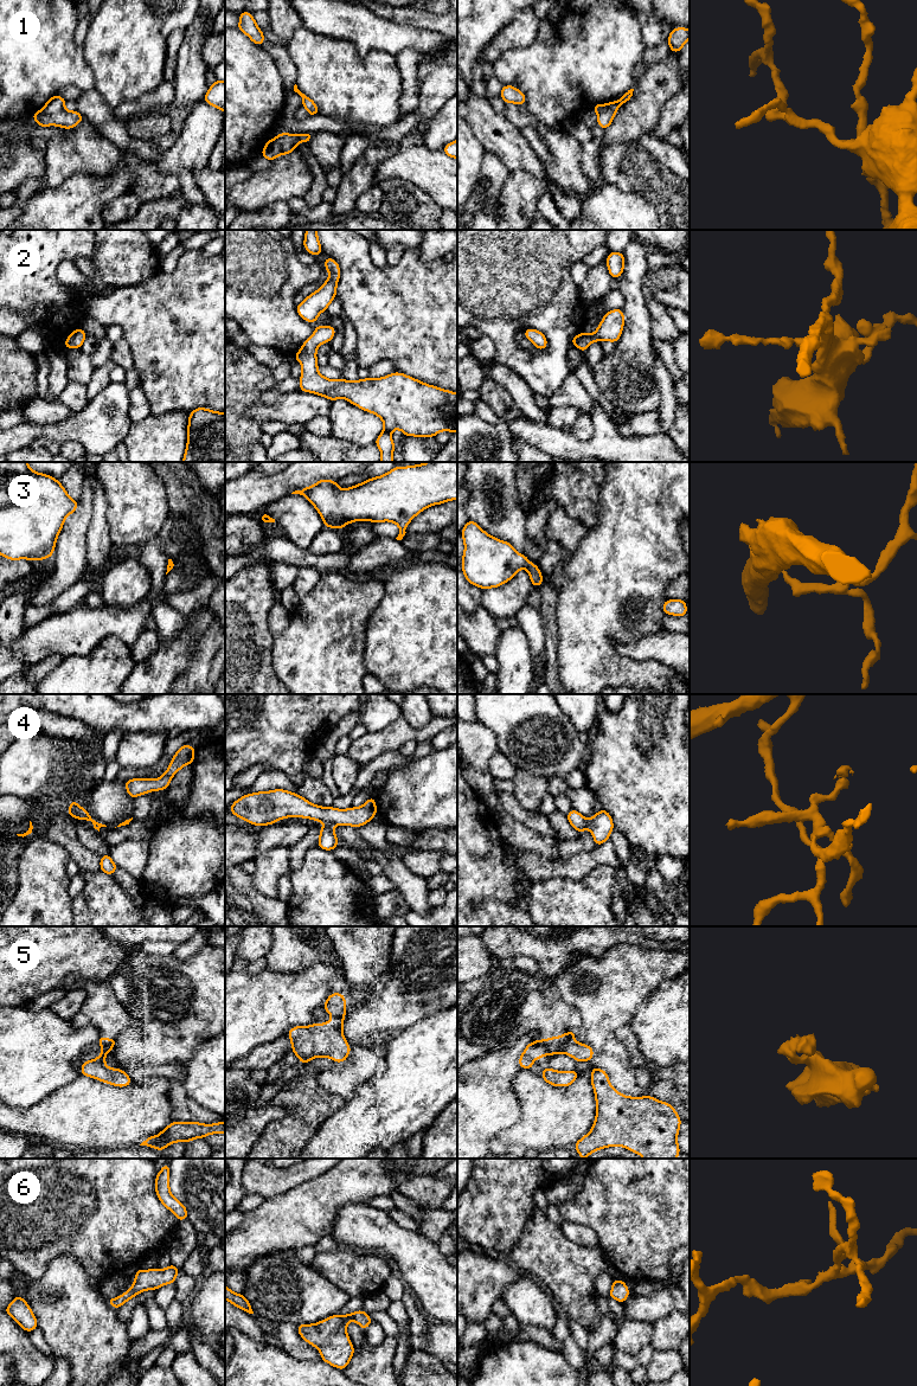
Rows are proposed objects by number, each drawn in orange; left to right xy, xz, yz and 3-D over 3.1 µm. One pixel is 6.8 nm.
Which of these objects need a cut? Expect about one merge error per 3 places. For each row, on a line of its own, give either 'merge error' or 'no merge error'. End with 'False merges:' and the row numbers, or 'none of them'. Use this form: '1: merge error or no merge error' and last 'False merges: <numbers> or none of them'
1: merge error
2: no merge error
3: no merge error
4: merge error
5: merge error
6: no merge error
False merges: 1, 4, 5

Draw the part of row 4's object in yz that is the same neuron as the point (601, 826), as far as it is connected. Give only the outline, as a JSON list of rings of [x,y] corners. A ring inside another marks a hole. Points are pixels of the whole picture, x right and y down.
[[[601,809],[589,820],[589,829],[595,840],[595,846],[609,840],[609,836],[614,829],[613,819],[610,814],[604,809]]]

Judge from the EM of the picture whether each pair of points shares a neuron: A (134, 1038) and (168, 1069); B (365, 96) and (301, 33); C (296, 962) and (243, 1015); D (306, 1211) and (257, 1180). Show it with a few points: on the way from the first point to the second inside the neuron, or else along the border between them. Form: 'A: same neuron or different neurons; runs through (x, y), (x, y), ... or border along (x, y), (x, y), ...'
A: different neurons; border along (171, 1063), (159, 1066)
B: same neuron; runs through (350, 82), (316, 49)
C: different neurons; border along (312, 963), (293, 973), (276, 973), (267, 968)
D: different neurons; border along (305, 1182), (265, 1199)

